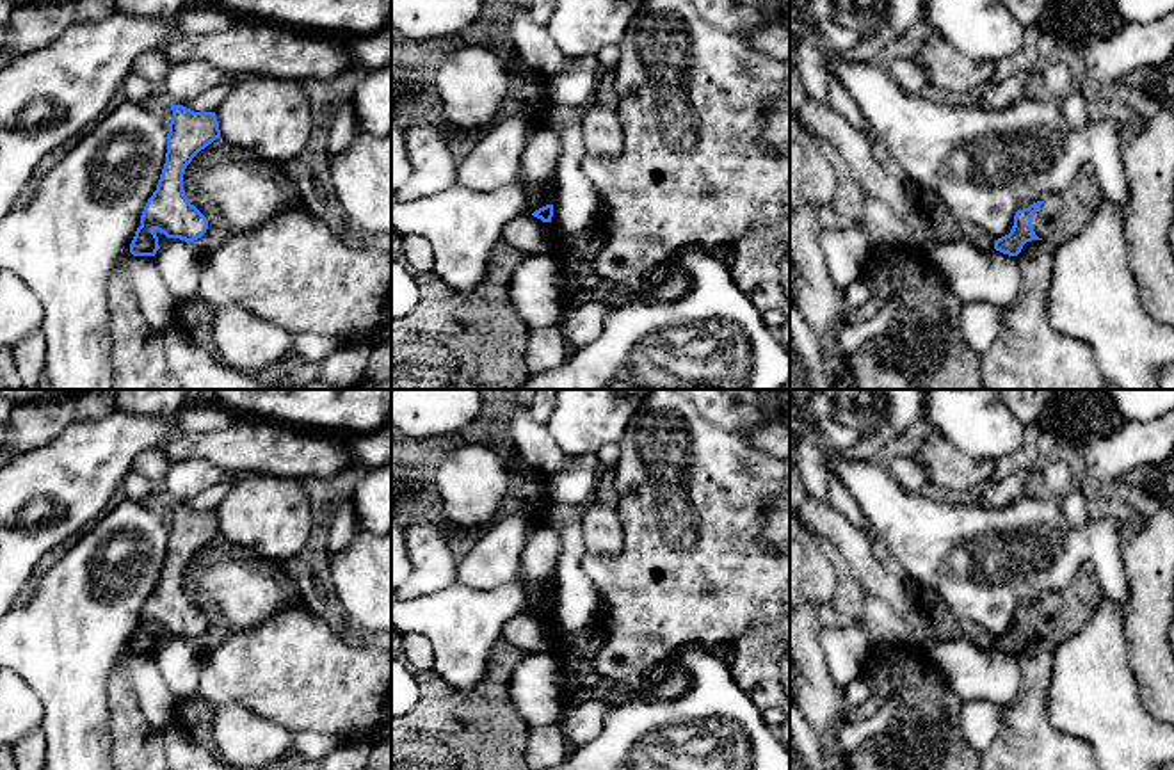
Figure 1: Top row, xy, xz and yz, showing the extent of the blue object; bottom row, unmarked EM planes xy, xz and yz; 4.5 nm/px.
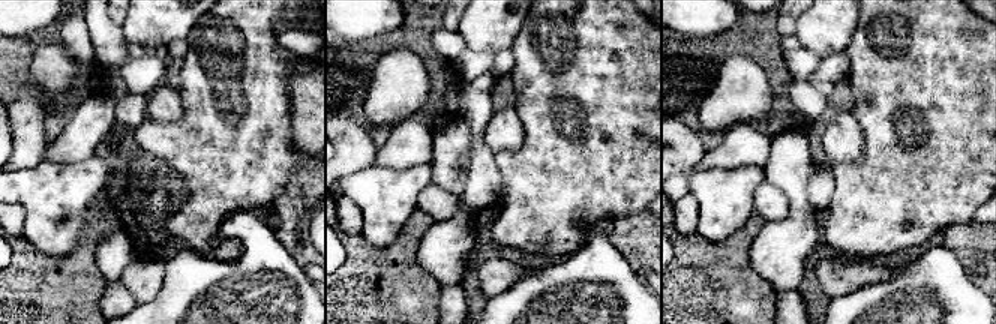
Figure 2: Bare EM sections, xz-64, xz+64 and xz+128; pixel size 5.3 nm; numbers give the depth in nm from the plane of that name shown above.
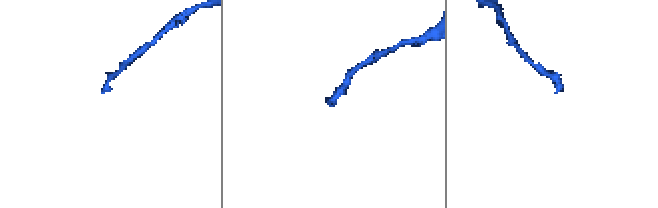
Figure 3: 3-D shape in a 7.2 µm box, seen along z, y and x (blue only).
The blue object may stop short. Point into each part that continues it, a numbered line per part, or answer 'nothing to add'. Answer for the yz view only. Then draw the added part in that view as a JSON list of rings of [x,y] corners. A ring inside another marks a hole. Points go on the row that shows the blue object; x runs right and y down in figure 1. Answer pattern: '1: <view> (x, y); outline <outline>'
1: yz (1061, 217); outline [[[1087,165],[1065,192],[1044,199],[1032,219],[1033,231],[1055,247],[1062,245],[1090,222],[1103,201],[1096,172]]]

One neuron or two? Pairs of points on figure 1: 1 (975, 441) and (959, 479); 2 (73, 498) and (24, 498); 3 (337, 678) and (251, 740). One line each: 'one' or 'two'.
1: two
2: one
3: two

